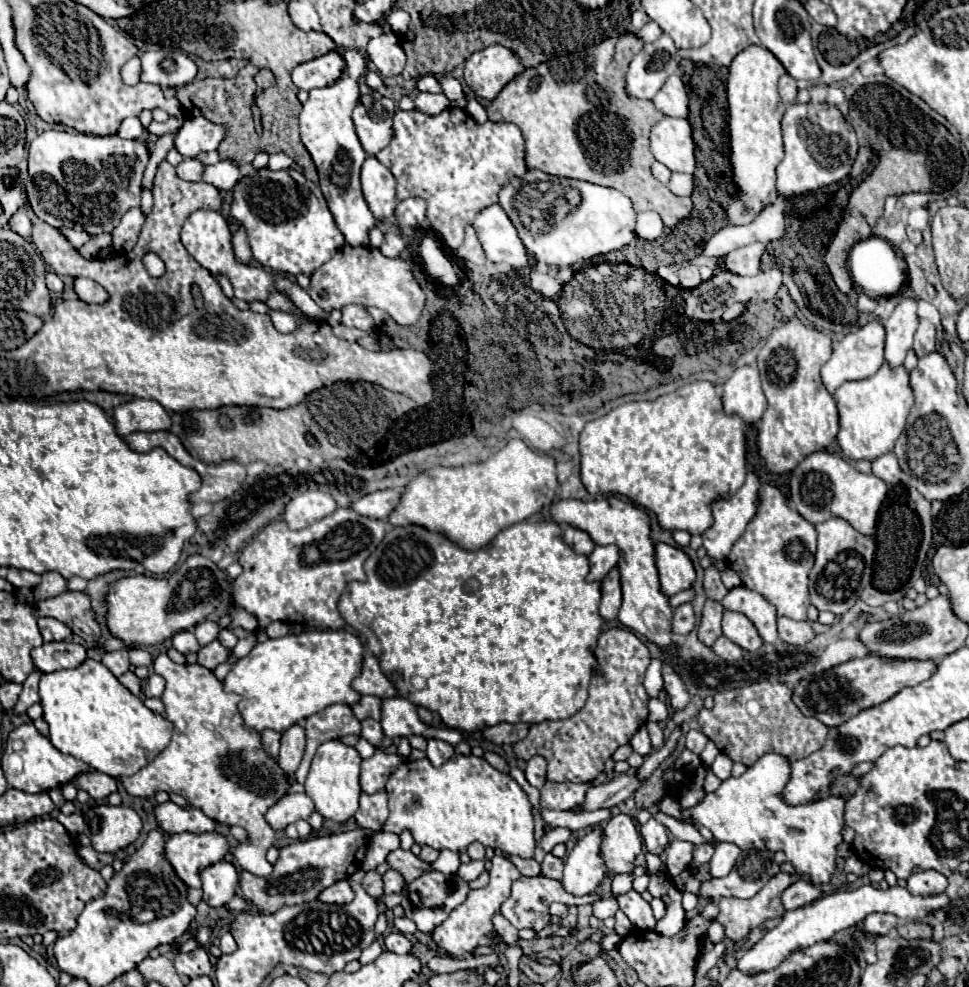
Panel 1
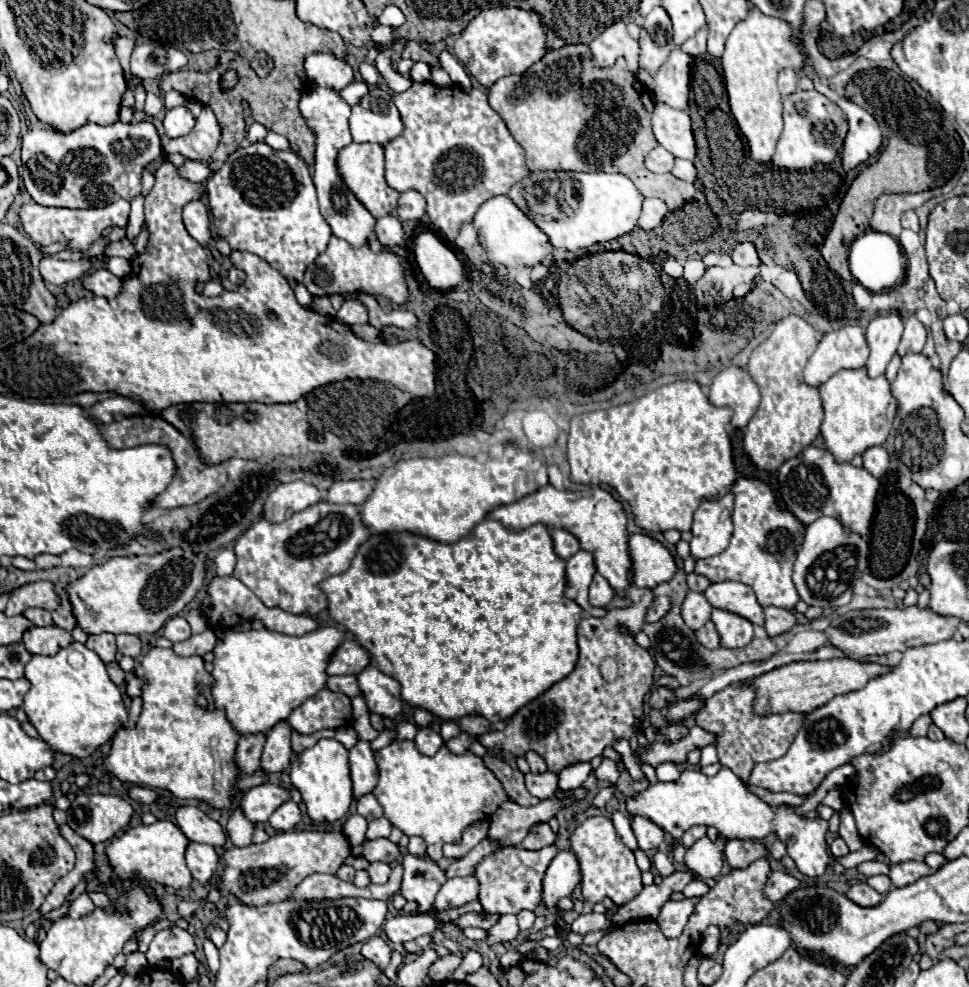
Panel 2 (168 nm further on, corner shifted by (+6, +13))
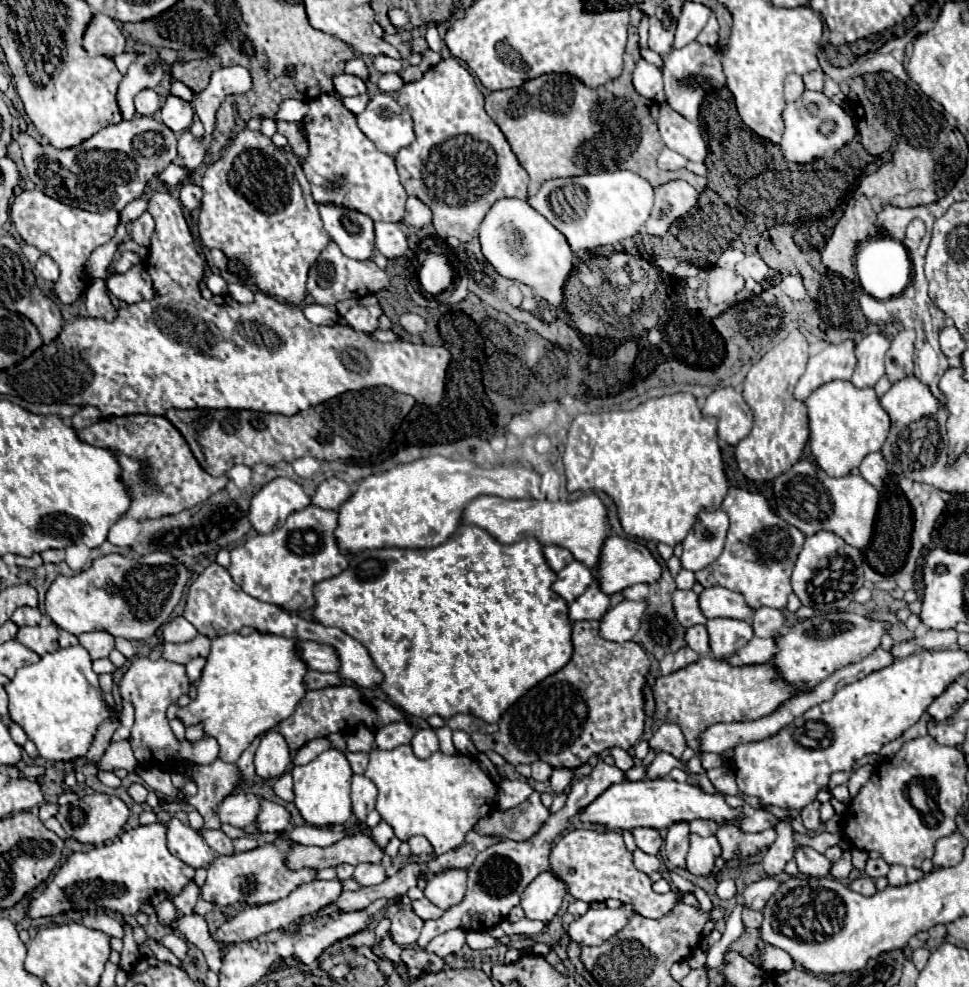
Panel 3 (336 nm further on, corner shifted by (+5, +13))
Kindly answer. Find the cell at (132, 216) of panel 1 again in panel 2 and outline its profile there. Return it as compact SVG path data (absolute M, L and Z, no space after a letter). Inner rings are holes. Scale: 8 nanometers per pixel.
M118 199L116 203L102 209L56 209L38 205L34 201L30 201L20 209L24 231L36 245L50 245L54 241L62 241L70 249L88 249L96 239L102 237L106 229L126 227L128 215L130 215L130 203L124 199Z

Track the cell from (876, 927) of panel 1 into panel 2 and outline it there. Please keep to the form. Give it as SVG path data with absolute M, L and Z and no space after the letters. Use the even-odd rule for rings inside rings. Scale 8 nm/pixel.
M854 883L854 885L848 889L846 897L848 897L850 901L854 901L856 905L860 905L860 907L880 905L880 901L884 899L884 897L882 897L878 891L874 891L868 883Z

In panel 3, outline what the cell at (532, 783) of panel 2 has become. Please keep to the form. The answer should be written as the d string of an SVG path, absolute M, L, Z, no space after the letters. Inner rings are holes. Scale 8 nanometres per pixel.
M503 779L497 789L497 807L499 809L511 809L521 805L529 795L533 793L533 787L525 781L509 781Z

